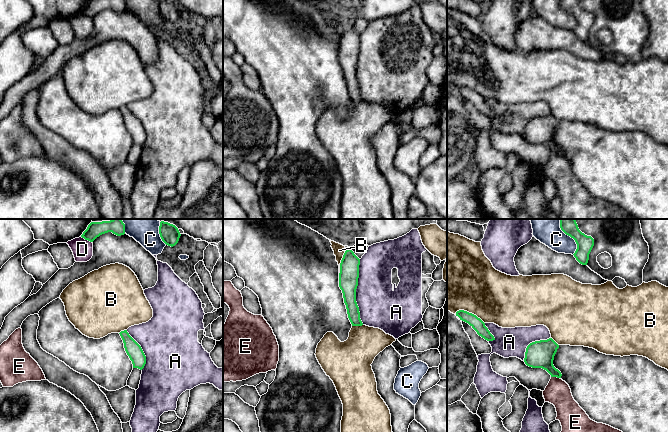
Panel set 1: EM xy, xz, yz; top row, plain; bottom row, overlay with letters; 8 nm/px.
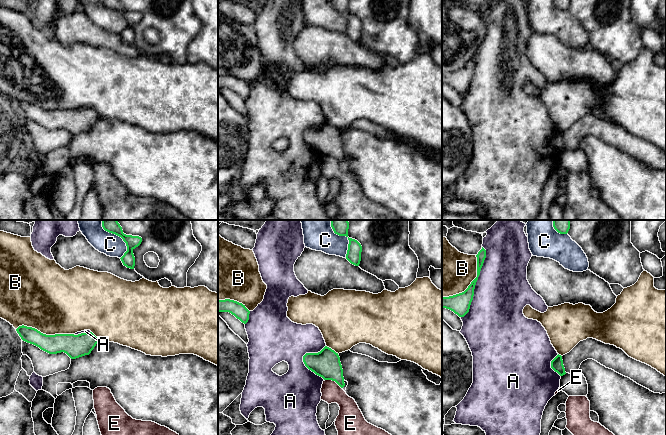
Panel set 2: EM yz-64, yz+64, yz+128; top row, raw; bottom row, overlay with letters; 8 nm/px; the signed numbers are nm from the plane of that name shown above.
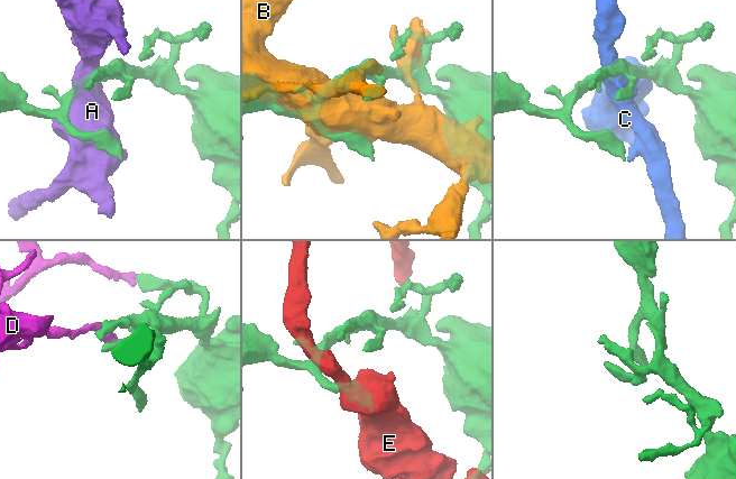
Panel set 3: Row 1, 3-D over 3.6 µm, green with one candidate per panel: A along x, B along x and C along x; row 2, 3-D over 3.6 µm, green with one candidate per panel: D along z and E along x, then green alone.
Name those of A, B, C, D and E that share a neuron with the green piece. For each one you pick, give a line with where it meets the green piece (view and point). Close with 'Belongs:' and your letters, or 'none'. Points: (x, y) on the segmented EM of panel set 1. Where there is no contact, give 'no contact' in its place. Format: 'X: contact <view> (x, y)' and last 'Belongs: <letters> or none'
Belongs: none

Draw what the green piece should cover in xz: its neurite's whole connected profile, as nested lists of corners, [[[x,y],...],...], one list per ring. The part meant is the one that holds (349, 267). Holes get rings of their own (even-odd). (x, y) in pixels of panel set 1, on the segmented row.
[[[349,248],[340,263],[339,287],[342,290],[348,318],[352,326],[362,326],[359,307],[356,302],[360,259]]]

